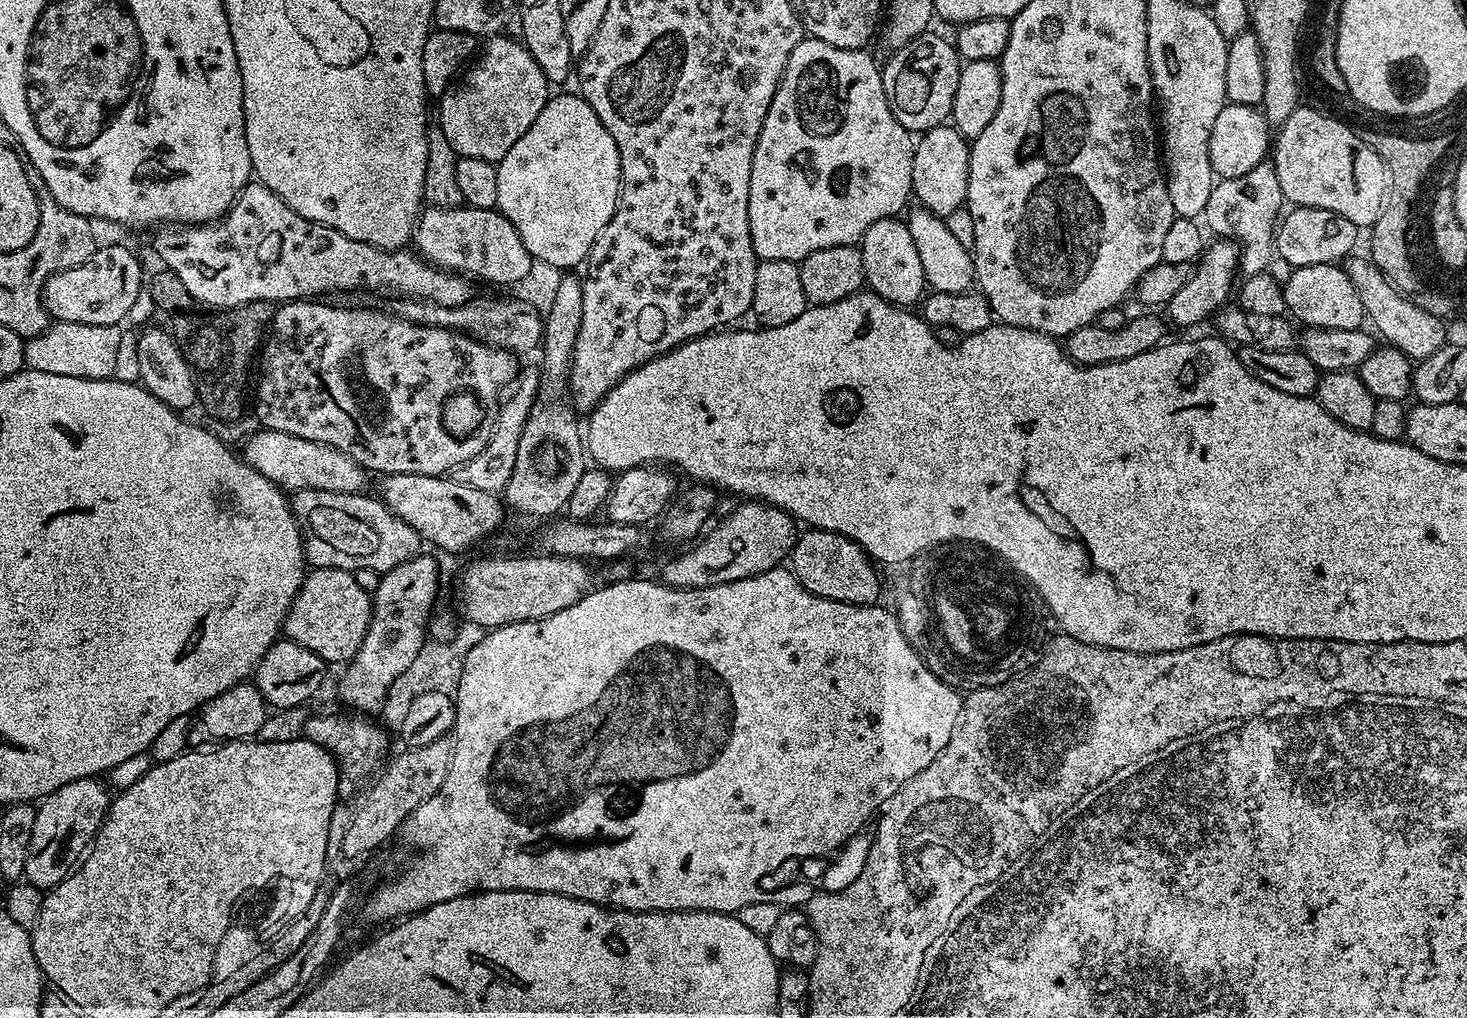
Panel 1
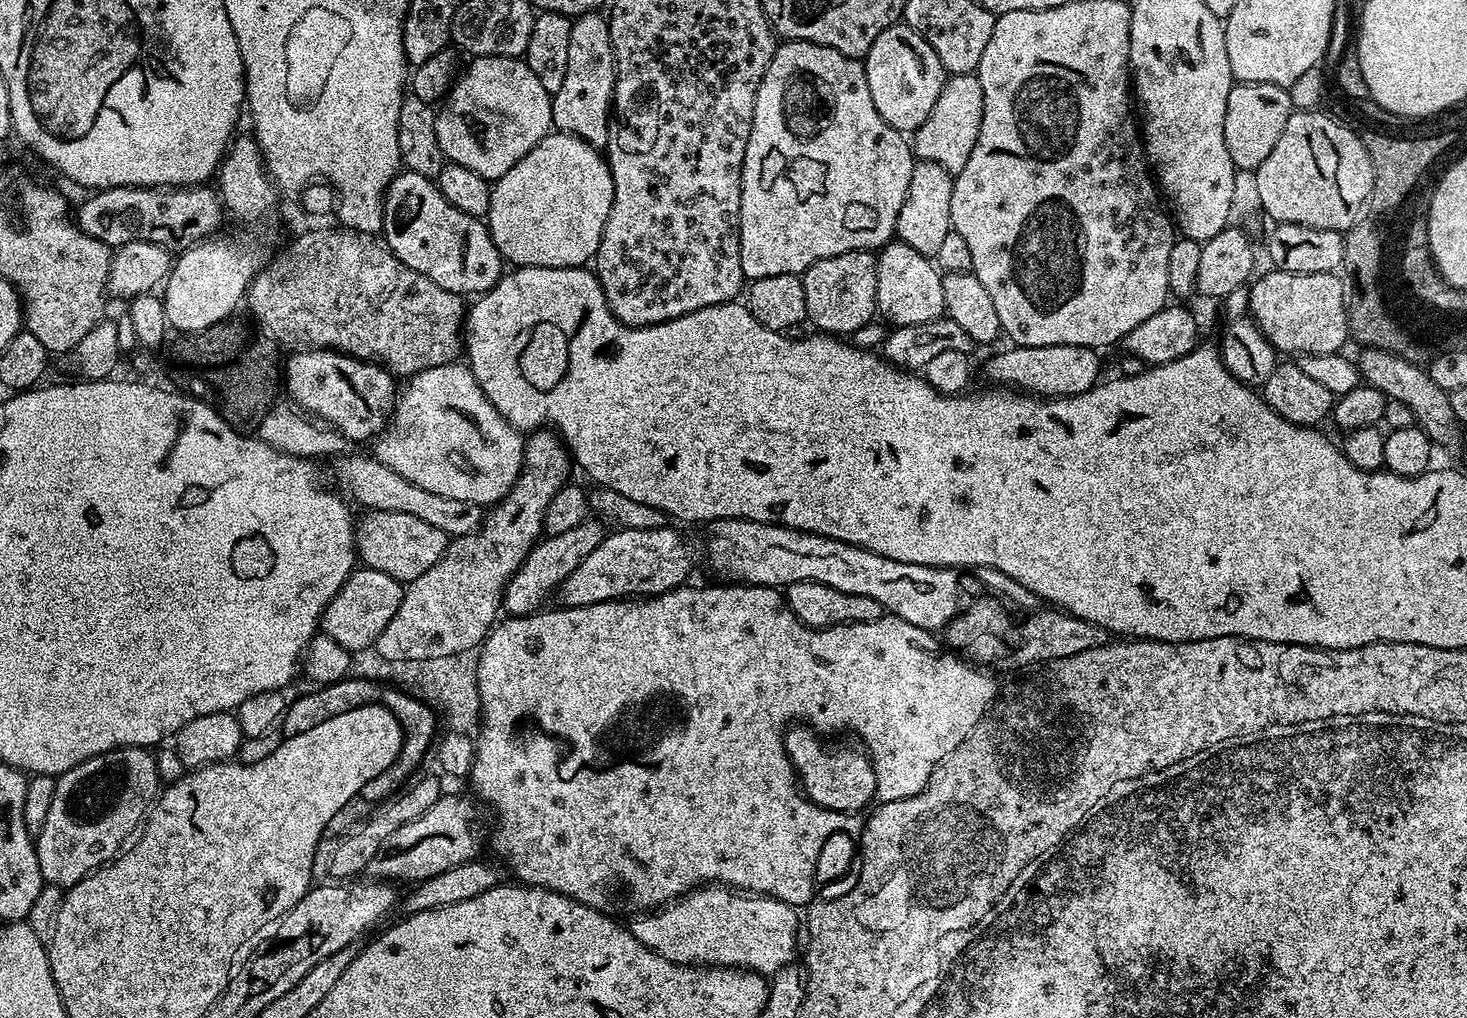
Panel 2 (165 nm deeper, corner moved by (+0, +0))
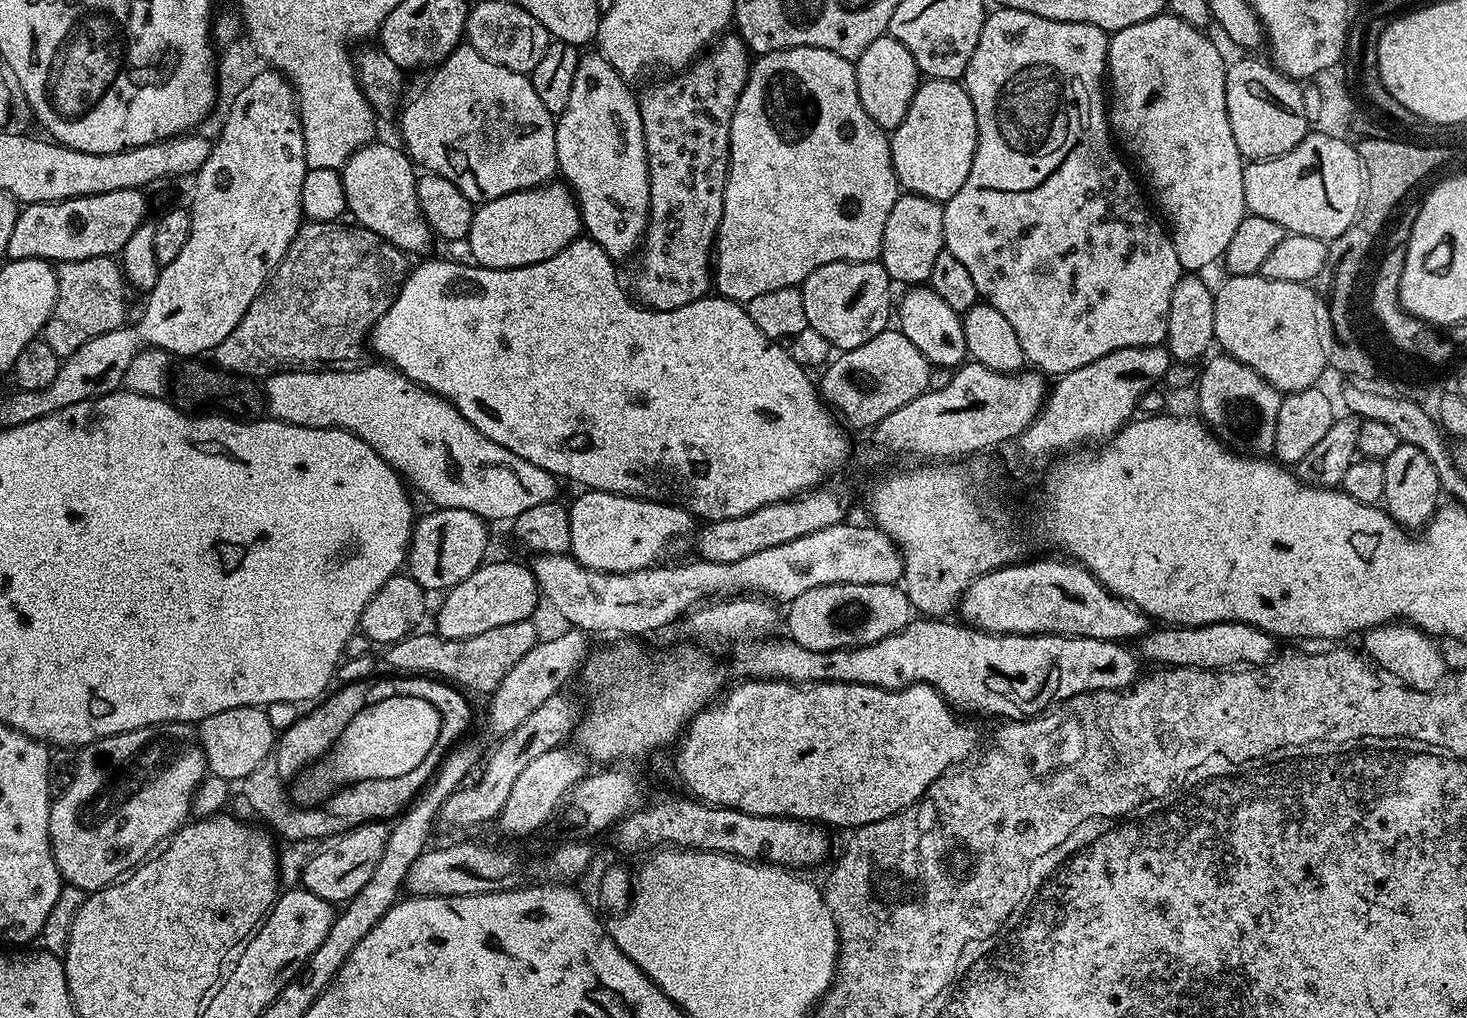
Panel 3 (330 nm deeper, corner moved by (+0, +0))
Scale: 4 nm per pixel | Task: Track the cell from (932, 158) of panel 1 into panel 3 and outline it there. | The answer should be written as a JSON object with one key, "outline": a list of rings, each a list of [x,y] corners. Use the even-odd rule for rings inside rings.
{"outline":[[[913,192],[897,195],[894,210],[890,210],[890,218],[886,218],[886,230],[882,234],[882,250],[878,257],[883,264],[886,274],[897,285],[924,286],[928,284],[930,270],[938,254],[945,251],[944,246],[944,204],[938,200],[931,200]]]}

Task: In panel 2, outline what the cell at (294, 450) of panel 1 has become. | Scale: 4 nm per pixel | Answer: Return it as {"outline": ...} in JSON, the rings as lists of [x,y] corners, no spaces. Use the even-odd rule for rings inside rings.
{"outline":[[[344,454],[335,461],[336,480],[340,483],[339,491],[349,501],[357,500],[364,510],[374,512],[401,512],[414,514],[422,518],[422,522],[442,530],[450,538],[465,536],[480,527],[486,512],[474,502],[461,502],[459,498],[442,498],[442,494],[430,494],[430,490],[422,490],[422,486],[414,486],[402,478],[402,474],[394,474],[390,466],[382,466],[375,455],[352,456]]]}

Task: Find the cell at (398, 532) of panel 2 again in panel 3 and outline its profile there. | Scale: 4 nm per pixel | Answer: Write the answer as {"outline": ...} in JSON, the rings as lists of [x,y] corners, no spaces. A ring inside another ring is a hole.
{"outline":[[[436,508],[431,511],[415,521],[412,540],[408,544],[406,572],[418,582],[418,586],[429,593],[440,594],[458,586],[458,582],[466,582],[466,578],[485,563],[489,525],[470,510]]]}

